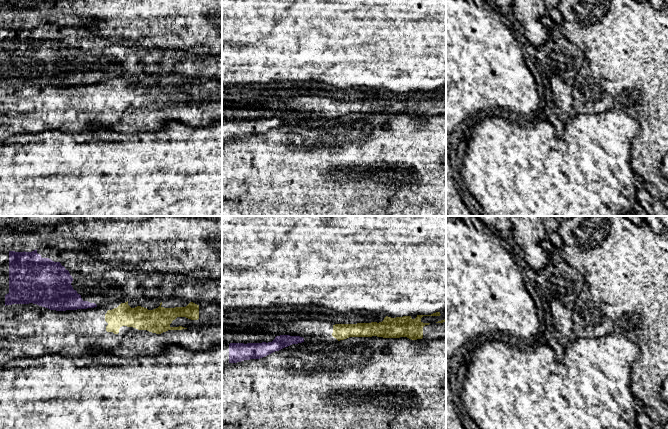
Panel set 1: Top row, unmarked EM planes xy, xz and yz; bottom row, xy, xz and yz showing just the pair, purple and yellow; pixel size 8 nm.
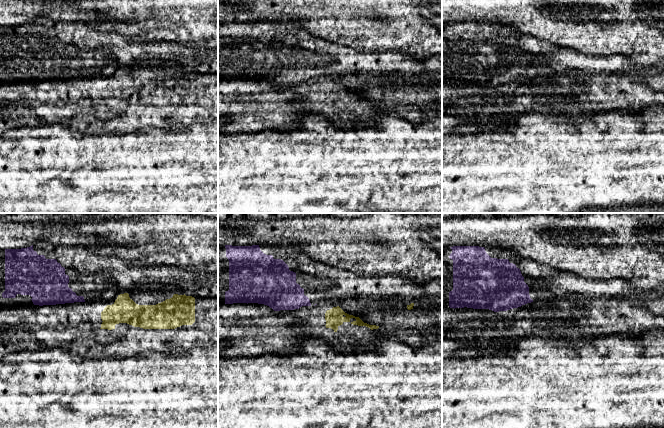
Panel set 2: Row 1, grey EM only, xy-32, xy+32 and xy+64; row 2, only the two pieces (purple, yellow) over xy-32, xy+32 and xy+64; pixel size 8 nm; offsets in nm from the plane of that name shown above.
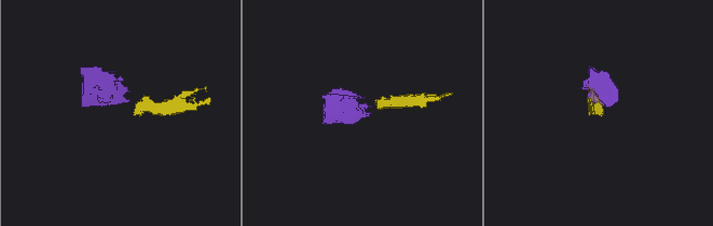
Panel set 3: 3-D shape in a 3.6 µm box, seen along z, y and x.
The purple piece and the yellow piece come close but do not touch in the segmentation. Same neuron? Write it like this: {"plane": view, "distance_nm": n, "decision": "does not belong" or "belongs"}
{"plane": "xy", "distance_nm": 100, "decision": "does not belong"}

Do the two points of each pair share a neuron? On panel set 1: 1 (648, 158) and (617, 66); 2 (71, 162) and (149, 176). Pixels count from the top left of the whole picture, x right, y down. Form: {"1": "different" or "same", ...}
{"1": "same", "2": "same"}

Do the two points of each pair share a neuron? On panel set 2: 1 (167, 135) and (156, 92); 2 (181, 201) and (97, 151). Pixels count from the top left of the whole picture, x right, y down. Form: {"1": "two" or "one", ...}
{"1": "two", "2": "one"}

